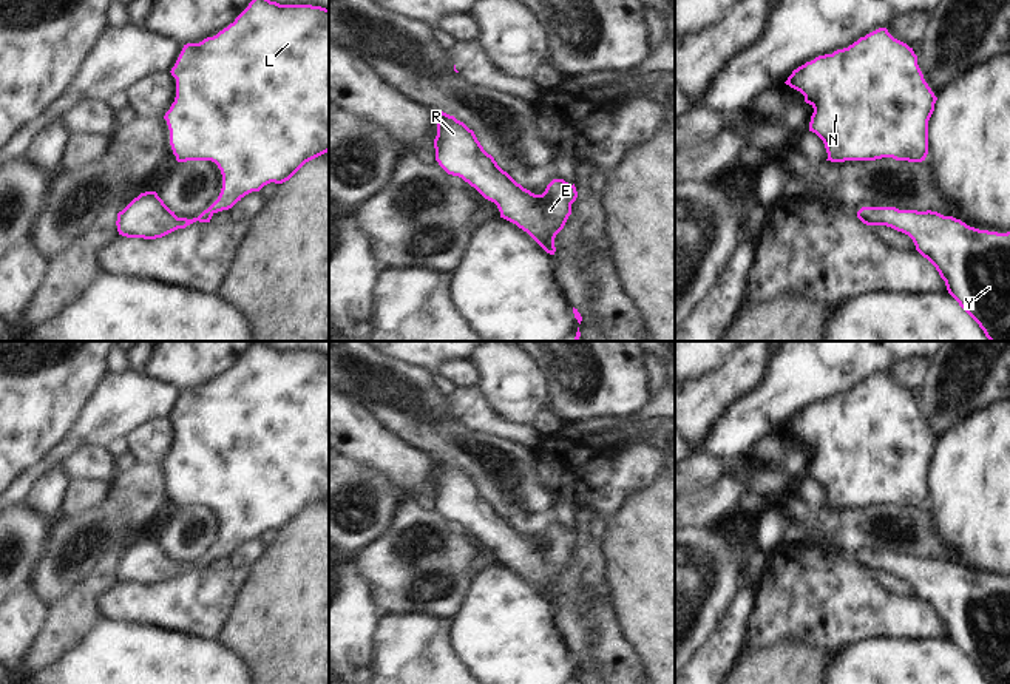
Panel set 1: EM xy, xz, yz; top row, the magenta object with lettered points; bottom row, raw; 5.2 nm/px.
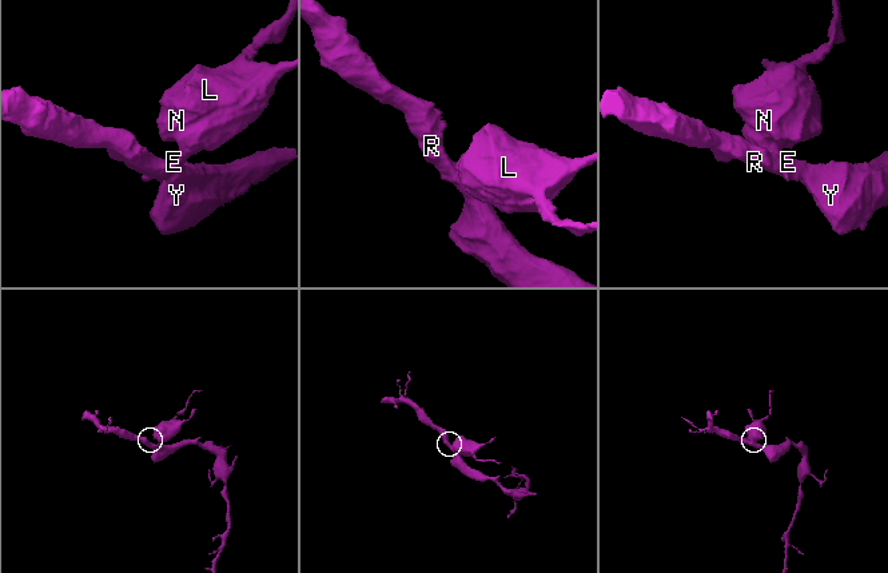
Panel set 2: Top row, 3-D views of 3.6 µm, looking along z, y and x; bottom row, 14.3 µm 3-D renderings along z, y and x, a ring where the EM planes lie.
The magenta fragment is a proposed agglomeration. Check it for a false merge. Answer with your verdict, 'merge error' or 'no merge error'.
no merge error

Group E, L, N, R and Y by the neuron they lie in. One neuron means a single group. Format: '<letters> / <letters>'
E L N R Y

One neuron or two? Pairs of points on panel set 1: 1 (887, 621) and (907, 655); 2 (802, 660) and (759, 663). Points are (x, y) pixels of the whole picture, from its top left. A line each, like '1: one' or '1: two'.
1: two
2: one

